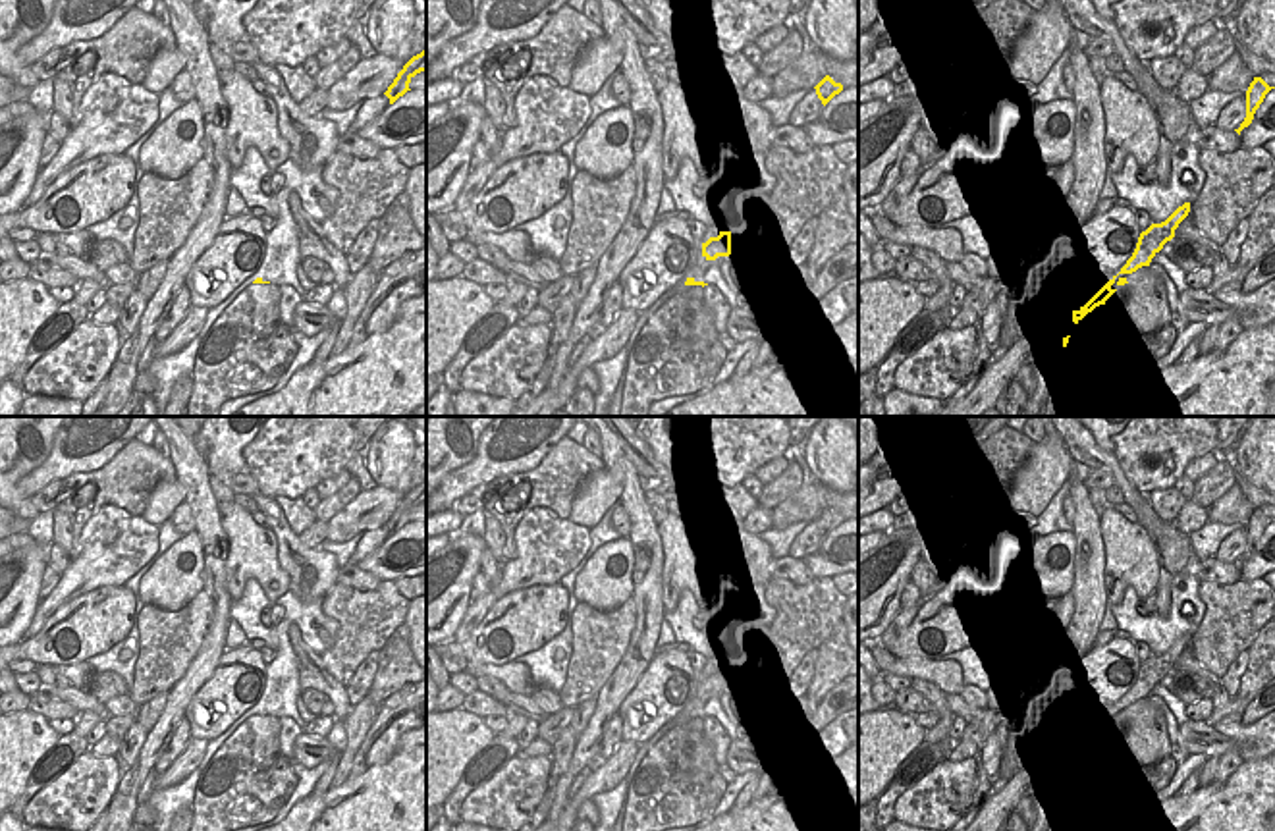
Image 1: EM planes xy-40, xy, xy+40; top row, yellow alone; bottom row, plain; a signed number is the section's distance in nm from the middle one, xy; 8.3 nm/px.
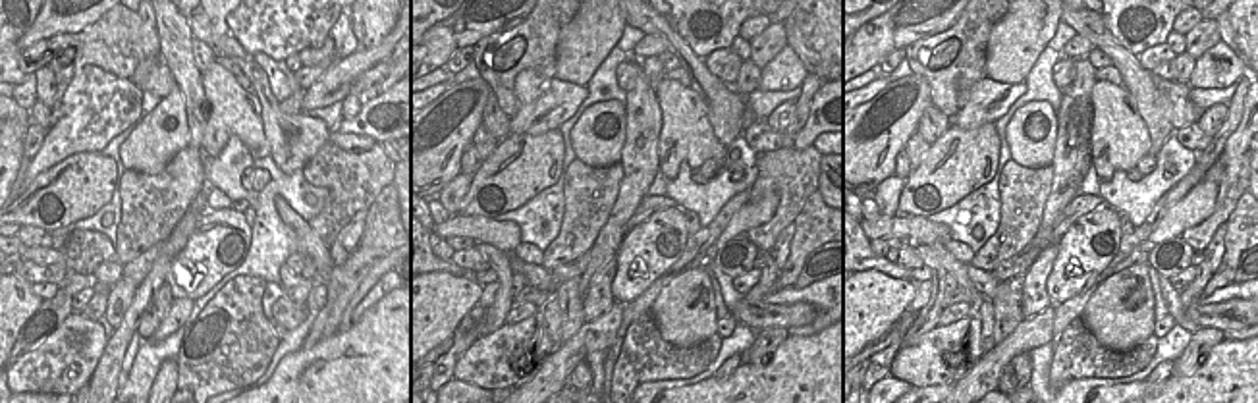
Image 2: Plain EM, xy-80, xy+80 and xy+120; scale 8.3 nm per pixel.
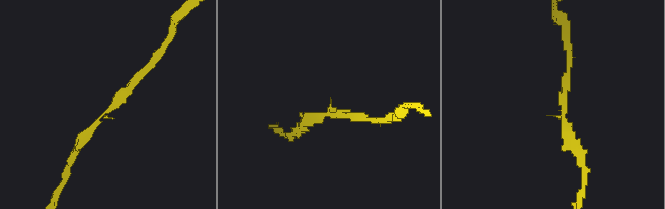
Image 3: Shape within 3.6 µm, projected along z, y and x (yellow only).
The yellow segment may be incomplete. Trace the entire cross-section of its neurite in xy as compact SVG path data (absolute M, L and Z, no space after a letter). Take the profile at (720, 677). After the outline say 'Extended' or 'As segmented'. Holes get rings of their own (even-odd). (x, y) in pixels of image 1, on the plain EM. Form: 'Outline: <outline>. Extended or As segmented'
Outline: M719 663L718 669L710 669L706 675L702 675L702 688L706 692L716 692L718 688L729 686L731 686L731 663Z. As segmented

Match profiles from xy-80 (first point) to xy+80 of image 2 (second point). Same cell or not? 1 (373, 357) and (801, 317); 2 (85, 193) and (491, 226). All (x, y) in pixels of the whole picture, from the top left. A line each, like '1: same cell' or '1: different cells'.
1: different cells
2: different cells

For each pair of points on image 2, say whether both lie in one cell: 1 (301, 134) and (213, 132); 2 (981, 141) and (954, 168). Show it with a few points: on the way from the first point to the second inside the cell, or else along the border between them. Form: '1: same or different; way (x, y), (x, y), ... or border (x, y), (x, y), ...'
1: different; border (255, 93), (271, 155)
2: same; way (975, 147), (959, 162)

